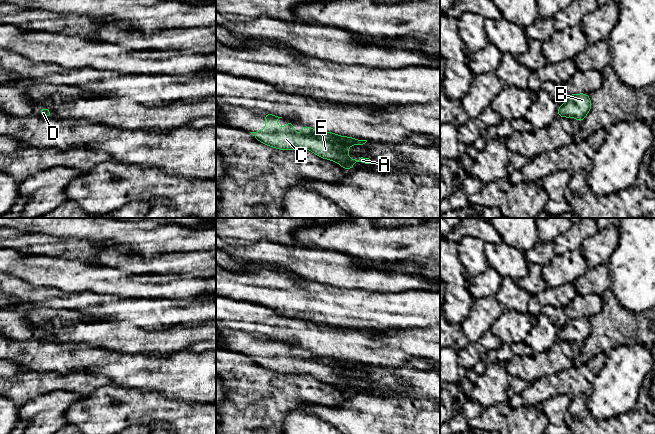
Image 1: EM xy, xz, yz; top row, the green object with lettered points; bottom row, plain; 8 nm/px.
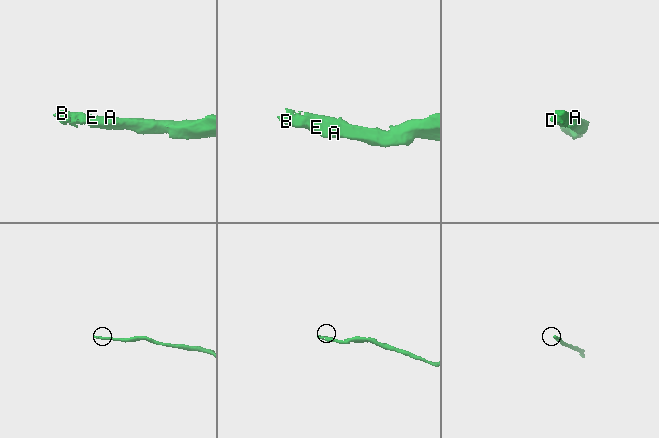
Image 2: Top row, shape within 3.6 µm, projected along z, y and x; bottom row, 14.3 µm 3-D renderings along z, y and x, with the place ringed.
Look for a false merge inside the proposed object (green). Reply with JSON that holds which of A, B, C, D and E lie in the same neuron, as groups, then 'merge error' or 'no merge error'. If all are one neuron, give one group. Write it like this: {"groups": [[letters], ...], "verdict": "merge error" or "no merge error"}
{"groups": [["A", "B", "C", "D", "E"]], "verdict": "no merge error"}

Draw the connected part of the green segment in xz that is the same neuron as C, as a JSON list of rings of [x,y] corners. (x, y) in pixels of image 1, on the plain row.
[[[269,337],[264,338],[266,344],[265,354],[250,357],[265,369],[281,374],[301,374],[301,371],[303,370],[307,372],[306,374],[312,375],[321,382],[337,386],[348,395],[353,394],[353,387],[374,388],[374,386],[372,386],[369,382],[361,381],[359,383],[349,383],[347,380],[347,377],[350,375],[350,373],[347,371],[348,369],[363,369],[367,366],[367,364],[359,364],[348,360],[342,361],[332,356],[320,356],[305,349],[303,349],[301,352],[301,358],[296,359],[294,356],[293,346],[288,345],[284,352],[278,353],[277,344],[282,341],[278,341]]]

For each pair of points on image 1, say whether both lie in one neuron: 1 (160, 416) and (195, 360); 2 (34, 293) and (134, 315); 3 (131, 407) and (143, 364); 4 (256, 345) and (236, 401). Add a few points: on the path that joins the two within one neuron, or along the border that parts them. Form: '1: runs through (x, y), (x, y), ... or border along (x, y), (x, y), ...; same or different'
1: border along (149, 391), (161, 392), (170, 399), (194, 402); different
2: runs through (59, 299), (85, 301), (91, 305), (109, 308); same
3: border along (113, 384), (142, 391), (157, 391), (159, 393); different
4: border along (231, 350), (243, 353), (249, 357); different

